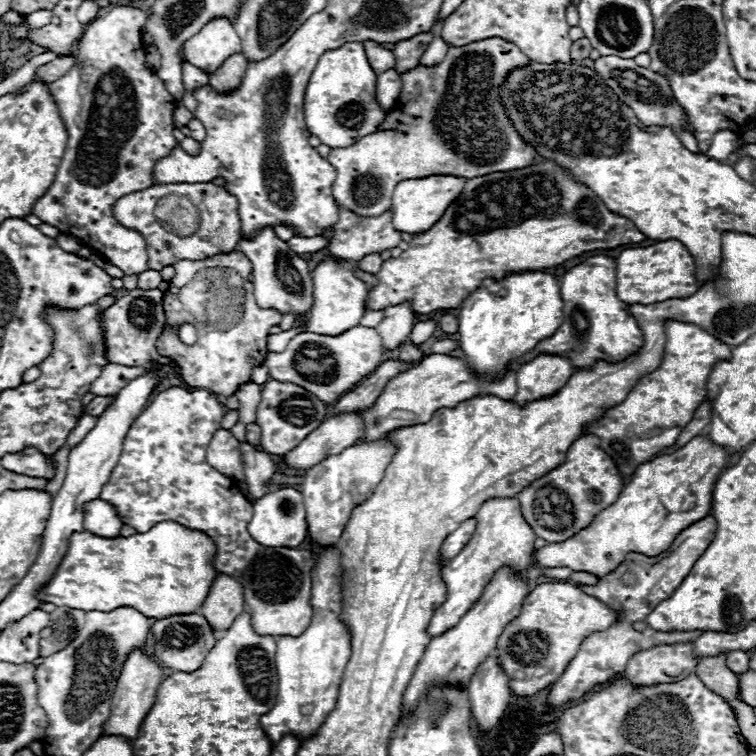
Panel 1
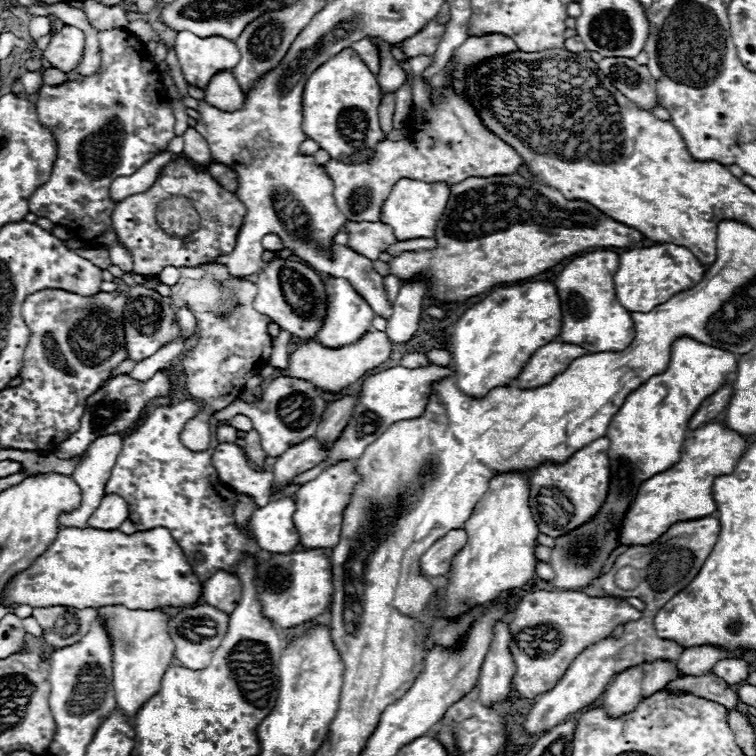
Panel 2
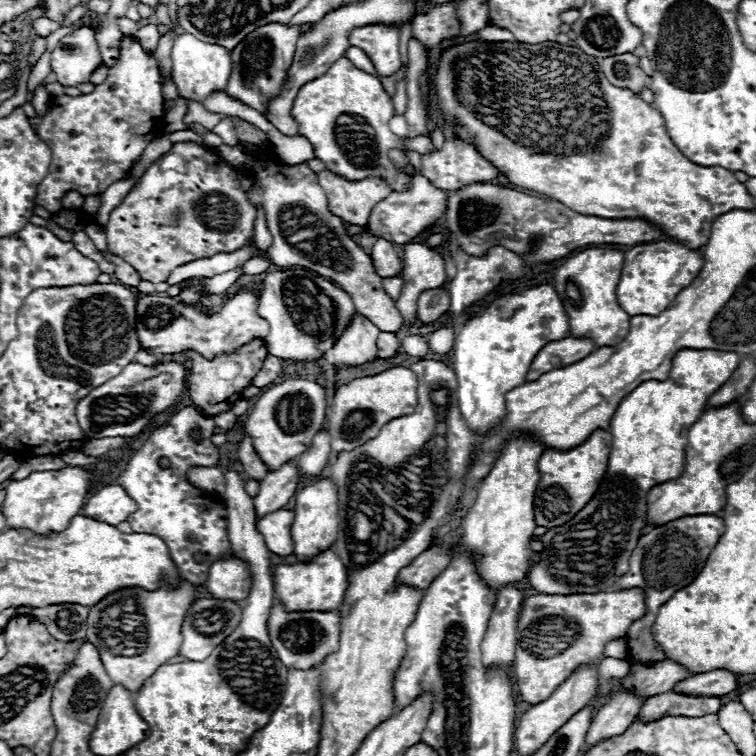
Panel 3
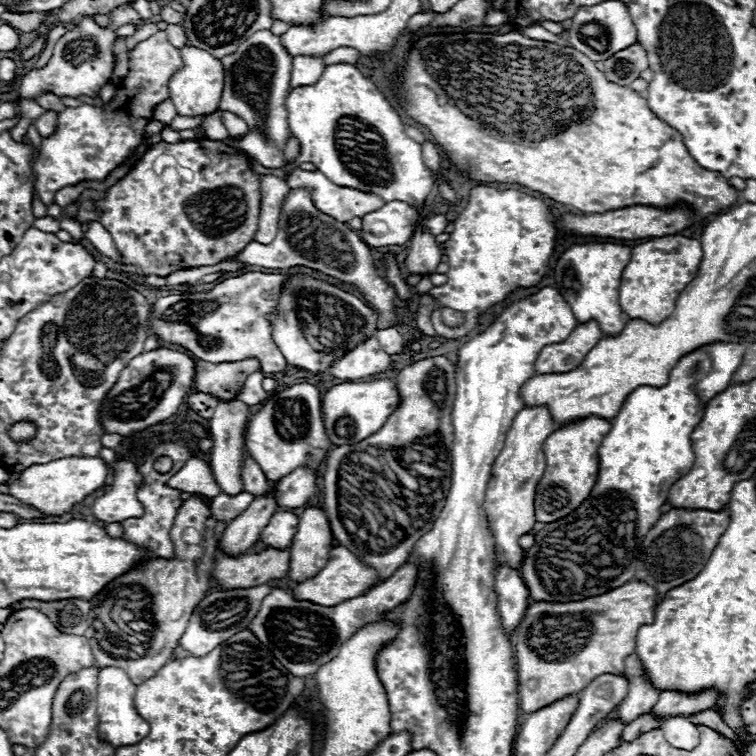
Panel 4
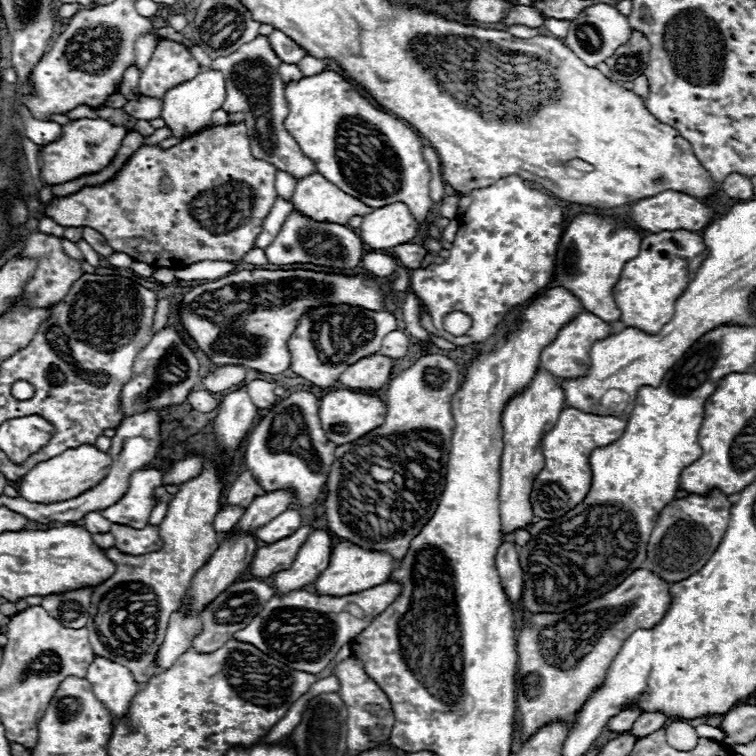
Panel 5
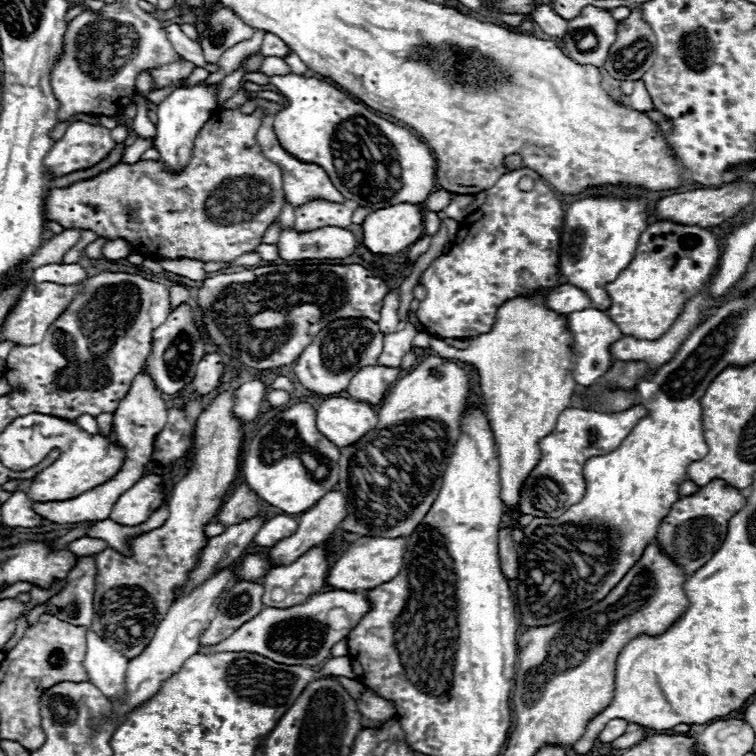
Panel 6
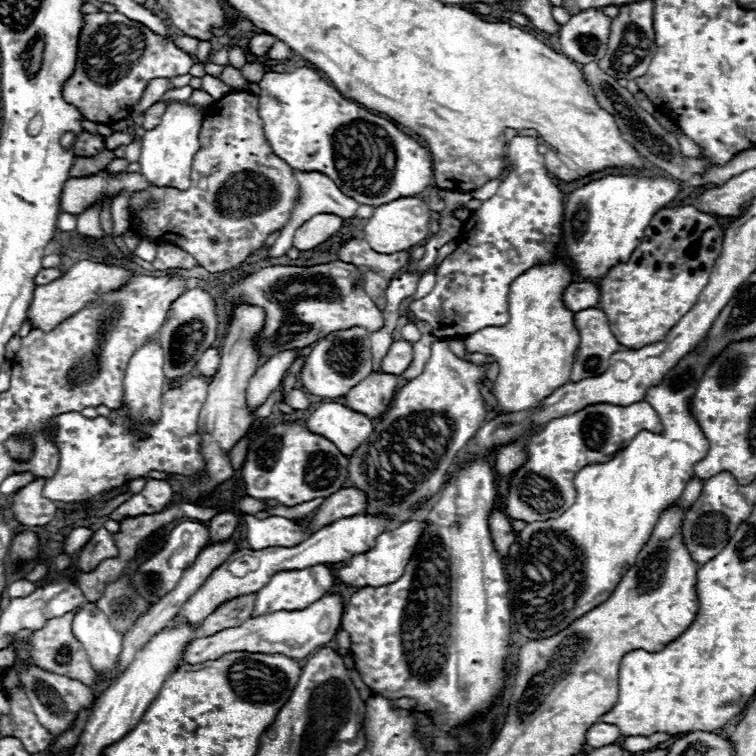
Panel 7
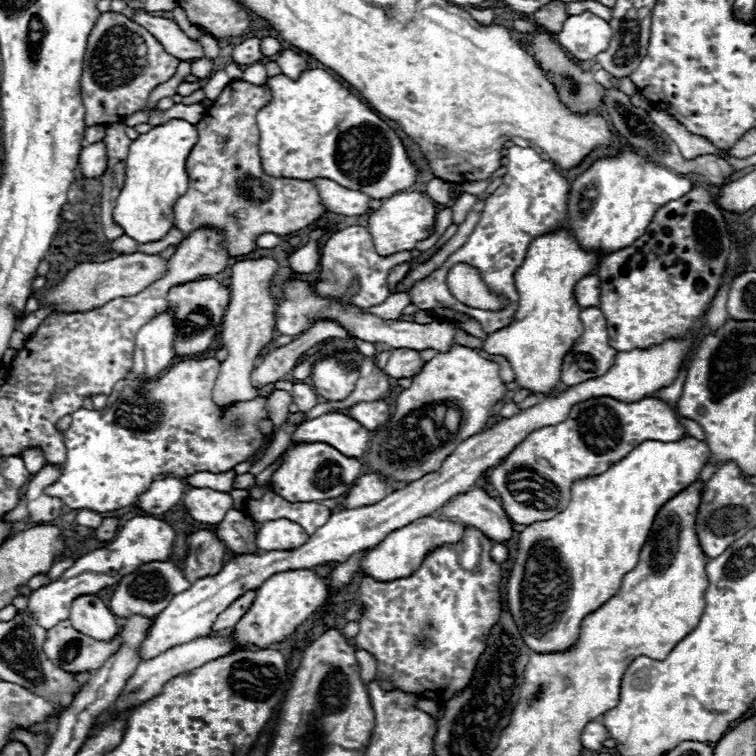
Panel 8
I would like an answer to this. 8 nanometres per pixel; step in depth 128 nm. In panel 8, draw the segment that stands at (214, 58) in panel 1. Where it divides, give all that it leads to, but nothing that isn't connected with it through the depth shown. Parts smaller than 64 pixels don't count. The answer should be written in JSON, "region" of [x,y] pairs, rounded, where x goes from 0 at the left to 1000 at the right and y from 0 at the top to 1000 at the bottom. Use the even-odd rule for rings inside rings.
{"region":[[[225,159],[185,177],[167,209],[164,246],[148,278],[151,294],[183,323],[214,317],[230,302],[230,270],[249,251],[246,206],[262,185],[259,167],[246,159]]]}

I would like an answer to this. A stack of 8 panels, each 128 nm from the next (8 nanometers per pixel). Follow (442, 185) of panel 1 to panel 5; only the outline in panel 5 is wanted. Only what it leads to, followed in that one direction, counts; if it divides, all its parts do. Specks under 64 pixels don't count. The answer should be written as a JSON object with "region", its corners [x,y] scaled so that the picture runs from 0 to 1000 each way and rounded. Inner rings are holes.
{"region":[[[532,267],[484,283],[476,299],[476,315],[492,331],[511,331],[526,323],[540,323],[553,312],[553,296]]]}

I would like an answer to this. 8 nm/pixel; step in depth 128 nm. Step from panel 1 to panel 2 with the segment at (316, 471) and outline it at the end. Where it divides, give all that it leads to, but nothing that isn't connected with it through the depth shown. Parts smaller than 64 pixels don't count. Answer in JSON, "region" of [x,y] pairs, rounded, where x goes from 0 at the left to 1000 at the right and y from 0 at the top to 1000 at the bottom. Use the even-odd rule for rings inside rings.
{"region":[[[447,611],[444,616],[426,622],[421,632],[399,640],[392,648],[392,653],[389,653],[389,664],[392,664],[389,696],[394,701],[397,720],[405,728],[410,728],[413,722],[439,725],[447,720],[455,672],[463,664],[463,653],[466,653],[468,640],[474,638],[474,630],[466,622],[468,622],[468,611]]]}

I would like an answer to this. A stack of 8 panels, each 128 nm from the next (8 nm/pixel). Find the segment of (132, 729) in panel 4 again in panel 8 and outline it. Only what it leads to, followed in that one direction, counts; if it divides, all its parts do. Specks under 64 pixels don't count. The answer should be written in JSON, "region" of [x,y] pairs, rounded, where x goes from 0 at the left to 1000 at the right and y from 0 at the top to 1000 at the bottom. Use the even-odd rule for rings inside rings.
{"region":[[[111,786],[95,794],[93,823],[95,828],[101,828],[101,833],[132,847],[151,844],[156,833],[153,815],[143,807],[143,802],[132,791],[122,786]]]}

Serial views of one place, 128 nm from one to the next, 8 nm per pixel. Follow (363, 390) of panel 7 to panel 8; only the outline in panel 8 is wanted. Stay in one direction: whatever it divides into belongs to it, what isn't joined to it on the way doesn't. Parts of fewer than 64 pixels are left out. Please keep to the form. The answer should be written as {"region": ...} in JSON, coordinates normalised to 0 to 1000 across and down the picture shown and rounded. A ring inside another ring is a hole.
{"region":[[[503,529],[503,532],[476,532],[476,534],[466,537],[458,548],[463,553],[471,553],[471,558],[476,558],[484,569],[495,571],[508,558],[513,558],[513,553],[516,553],[516,537],[508,529]]]}

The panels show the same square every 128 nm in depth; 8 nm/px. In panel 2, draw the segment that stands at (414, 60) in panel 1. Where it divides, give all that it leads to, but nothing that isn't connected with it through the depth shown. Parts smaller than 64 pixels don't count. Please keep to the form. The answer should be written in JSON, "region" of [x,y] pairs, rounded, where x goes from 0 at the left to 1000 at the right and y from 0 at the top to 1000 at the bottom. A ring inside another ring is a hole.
{"region":[[[571,24],[556,42],[550,42],[548,48],[537,50],[532,56],[532,66],[540,77],[545,74],[571,74],[585,53],[585,45],[590,42],[590,32],[579,32],[577,24]]]}

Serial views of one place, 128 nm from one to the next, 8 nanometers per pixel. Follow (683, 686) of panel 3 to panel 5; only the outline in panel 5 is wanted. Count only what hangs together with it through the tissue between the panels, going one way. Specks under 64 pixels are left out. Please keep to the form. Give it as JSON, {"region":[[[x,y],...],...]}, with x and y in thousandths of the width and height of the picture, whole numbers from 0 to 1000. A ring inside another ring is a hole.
{"region":[[[870,942],[849,944],[849,947],[836,958],[836,963],[833,963],[831,968],[844,979],[844,976],[852,976],[852,974],[862,971],[865,966],[876,963],[878,958],[881,958],[881,947],[878,947],[878,944],[870,944]]]}

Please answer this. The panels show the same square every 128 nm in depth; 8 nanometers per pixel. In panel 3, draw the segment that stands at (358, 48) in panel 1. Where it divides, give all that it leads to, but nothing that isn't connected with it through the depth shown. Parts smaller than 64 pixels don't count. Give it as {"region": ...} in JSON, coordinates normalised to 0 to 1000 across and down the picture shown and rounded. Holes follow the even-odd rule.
{"region":[[[455,74],[447,77],[429,101],[405,108],[394,119],[384,151],[394,164],[394,175],[413,190],[415,209],[426,212],[429,220],[444,233],[466,241],[481,235],[505,235],[508,241],[513,241],[519,254],[542,251],[548,233],[540,233],[537,228],[526,225],[513,209],[513,198],[524,196],[537,204],[571,201],[571,188],[563,180],[529,183],[516,175],[513,161],[524,151],[516,127],[508,122],[497,101],[474,93]],[[447,159],[450,167],[444,167]]]}

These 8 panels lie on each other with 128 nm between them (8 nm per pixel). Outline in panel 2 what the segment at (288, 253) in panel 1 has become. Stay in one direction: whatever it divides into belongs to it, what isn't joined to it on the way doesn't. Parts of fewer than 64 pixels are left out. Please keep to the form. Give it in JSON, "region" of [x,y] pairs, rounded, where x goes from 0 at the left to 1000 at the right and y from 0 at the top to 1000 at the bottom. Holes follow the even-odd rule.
{"region":[[[360,344],[349,349],[341,360],[339,378],[341,389],[336,394],[336,407],[344,415],[352,415],[362,429],[370,431],[370,437],[378,437],[389,452],[405,452],[418,447],[431,421],[434,392],[426,368],[410,352],[389,344]]]}

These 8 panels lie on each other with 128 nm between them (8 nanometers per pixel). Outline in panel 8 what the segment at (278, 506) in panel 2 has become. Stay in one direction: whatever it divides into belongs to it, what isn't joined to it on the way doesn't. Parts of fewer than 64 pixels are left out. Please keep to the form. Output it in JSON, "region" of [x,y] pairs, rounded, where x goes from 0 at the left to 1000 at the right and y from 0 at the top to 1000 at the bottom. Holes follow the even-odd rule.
{"region":[[[378,685],[347,693],[344,704],[339,706],[339,722],[349,730],[386,728],[392,722],[399,722],[402,717],[407,717],[407,706],[402,704],[402,698]]]}

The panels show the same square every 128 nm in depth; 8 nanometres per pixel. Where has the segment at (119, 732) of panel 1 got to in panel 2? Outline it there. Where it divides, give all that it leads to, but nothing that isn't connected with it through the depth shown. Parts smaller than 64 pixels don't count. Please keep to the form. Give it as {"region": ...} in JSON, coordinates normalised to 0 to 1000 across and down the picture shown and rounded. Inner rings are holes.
{"region":[[[135,802],[127,812],[138,817],[148,847],[148,905],[156,934],[175,950],[180,939],[212,913],[217,886],[230,870],[230,849],[222,839],[225,815],[217,804],[175,807],[167,802]]]}

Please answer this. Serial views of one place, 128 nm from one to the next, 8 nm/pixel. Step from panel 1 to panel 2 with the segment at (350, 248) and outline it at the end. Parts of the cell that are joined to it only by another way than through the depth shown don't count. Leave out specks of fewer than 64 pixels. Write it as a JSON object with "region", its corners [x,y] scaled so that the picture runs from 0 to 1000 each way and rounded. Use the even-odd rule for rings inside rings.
{"region":[[[458,294],[455,304],[460,307],[463,317],[460,325],[484,341],[500,344],[503,333],[508,333],[516,323],[526,320],[519,310],[519,302],[505,294]]]}

